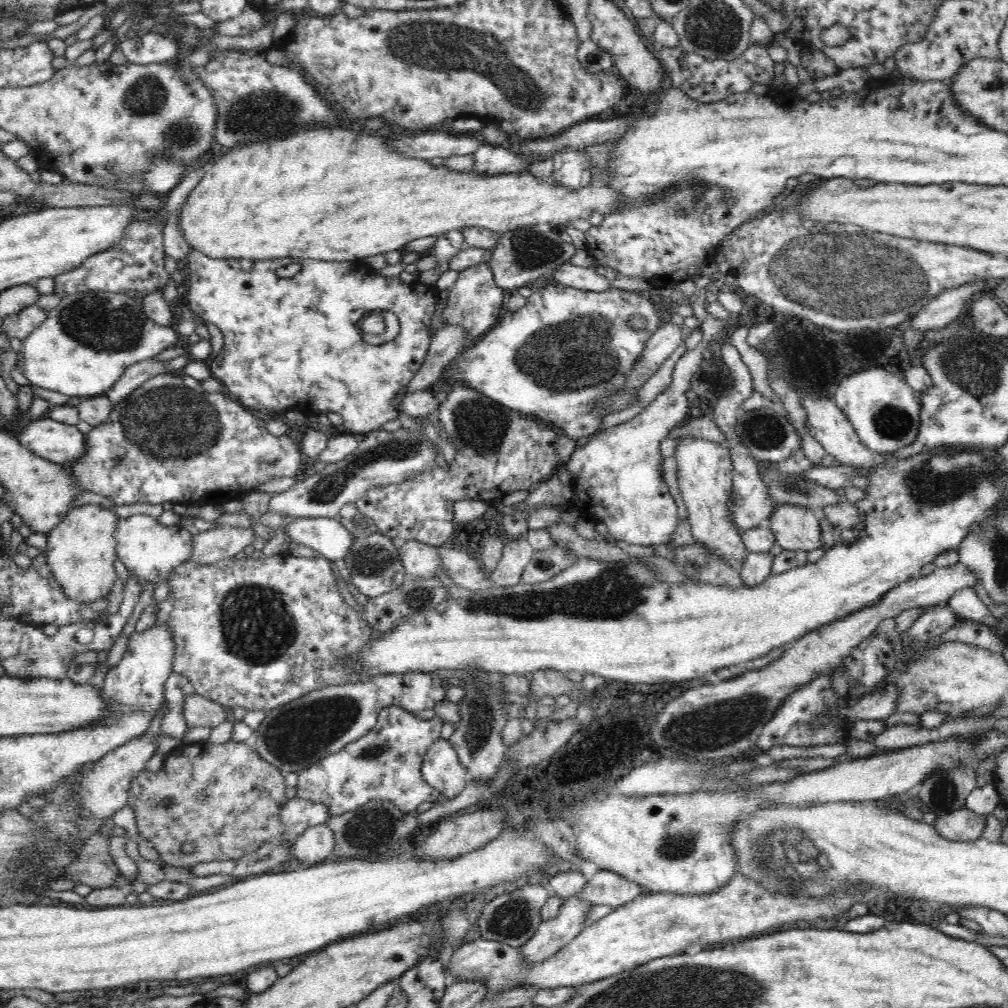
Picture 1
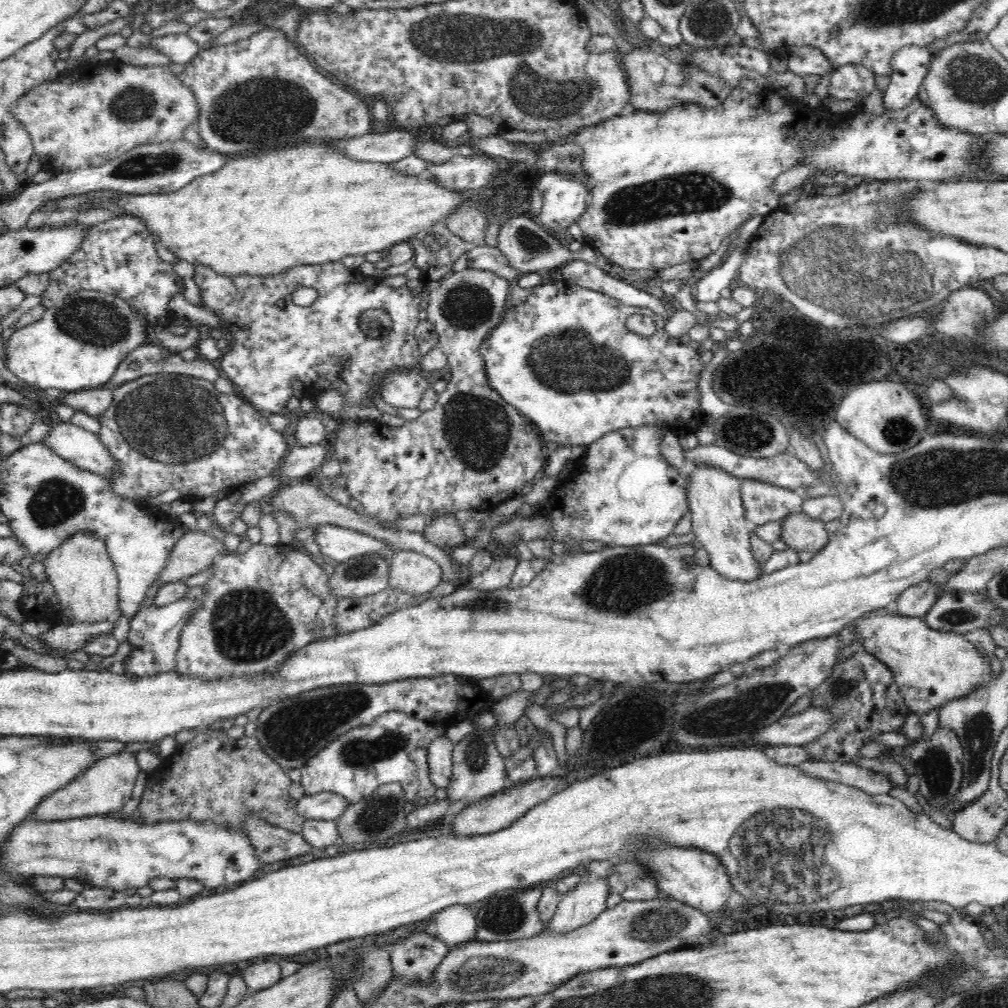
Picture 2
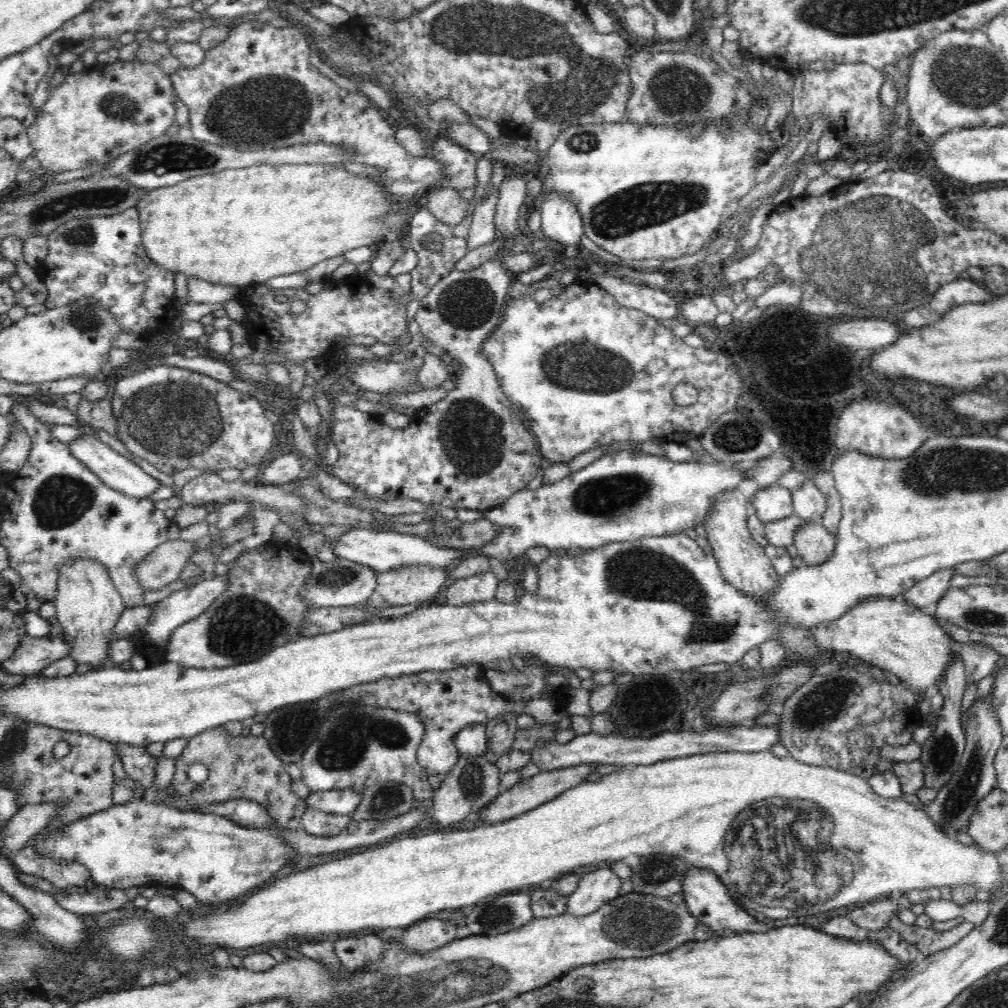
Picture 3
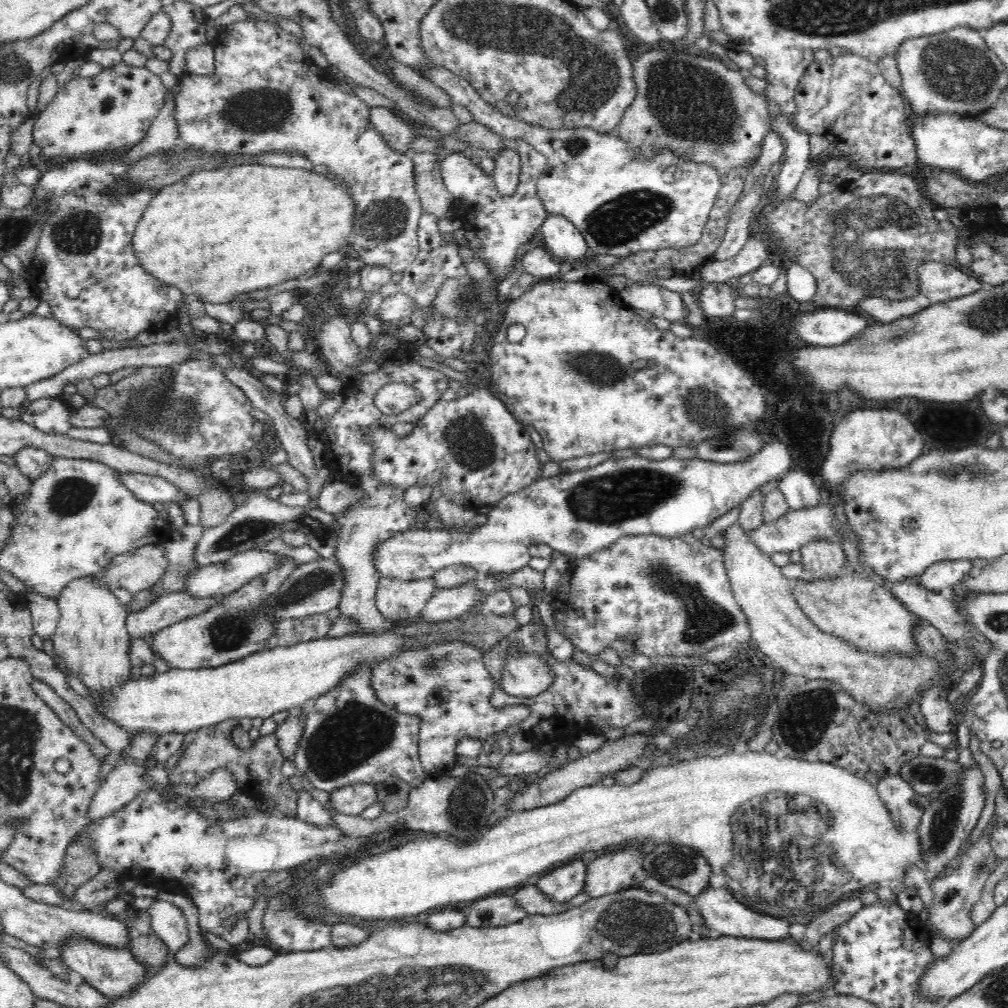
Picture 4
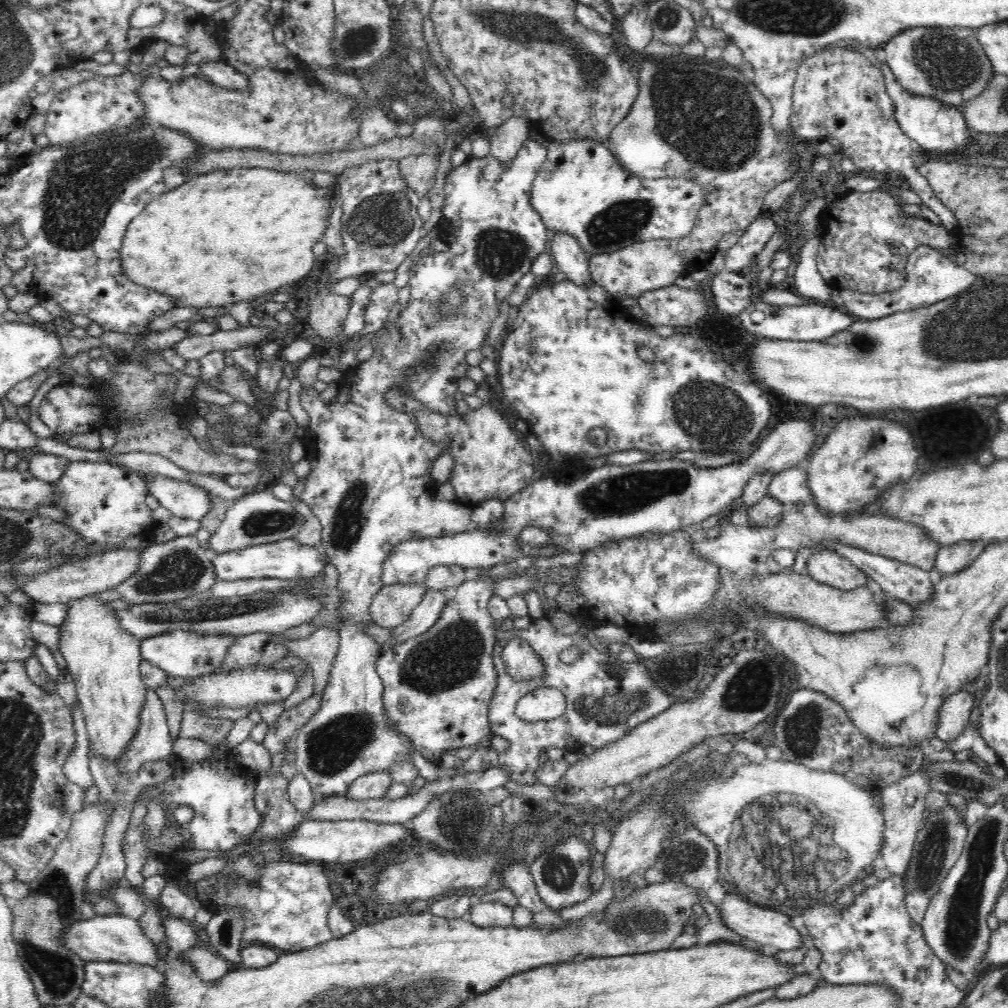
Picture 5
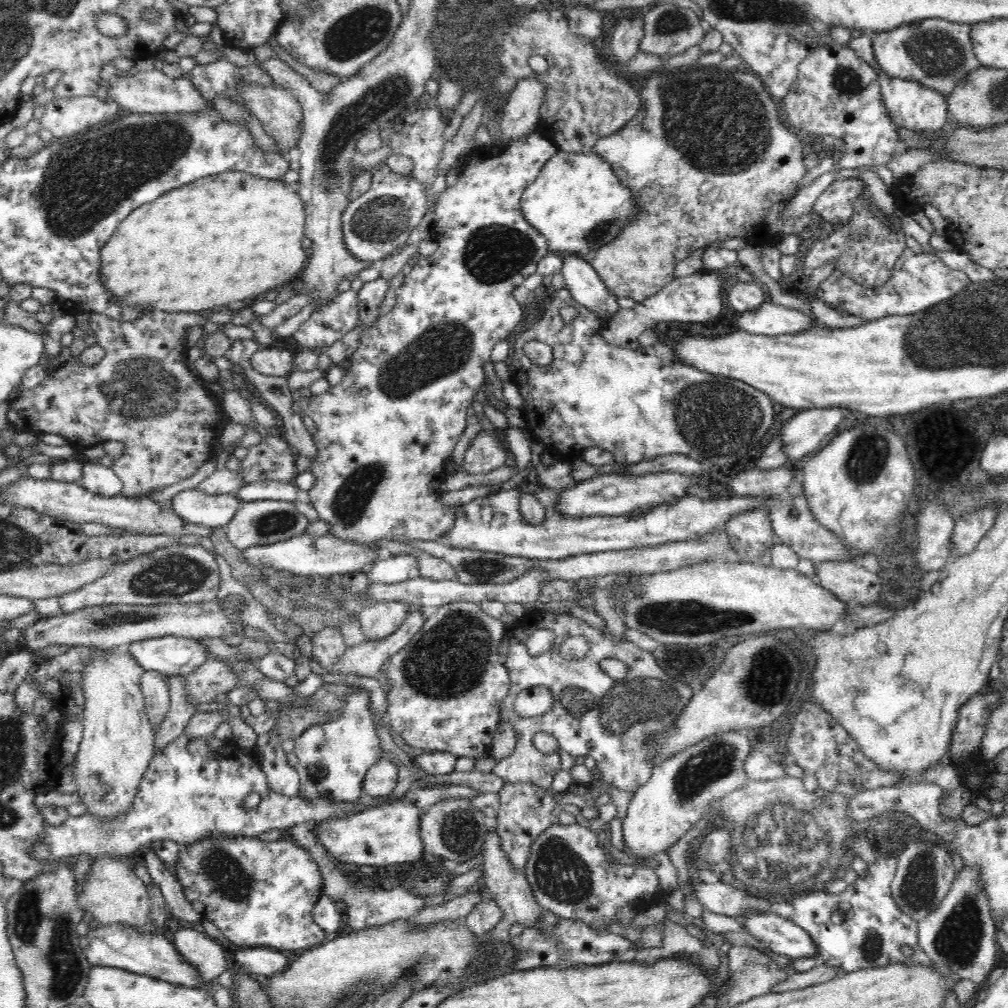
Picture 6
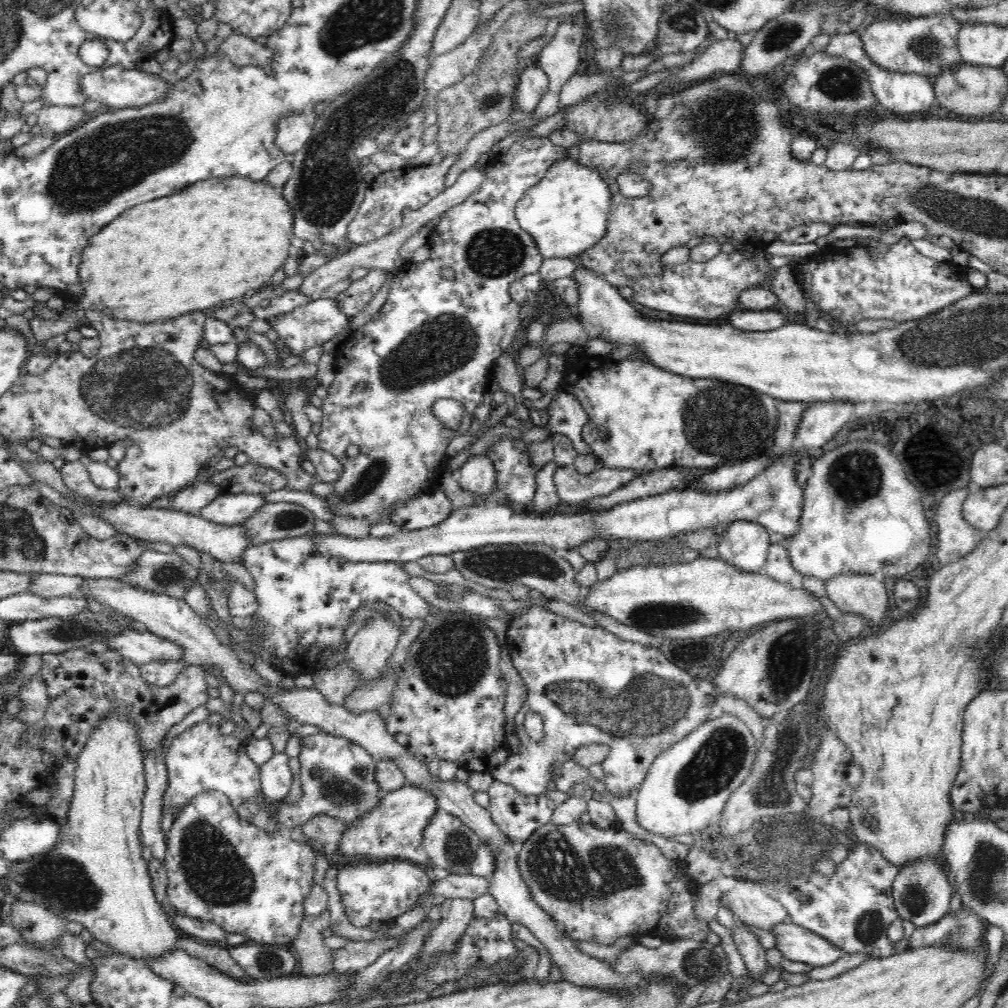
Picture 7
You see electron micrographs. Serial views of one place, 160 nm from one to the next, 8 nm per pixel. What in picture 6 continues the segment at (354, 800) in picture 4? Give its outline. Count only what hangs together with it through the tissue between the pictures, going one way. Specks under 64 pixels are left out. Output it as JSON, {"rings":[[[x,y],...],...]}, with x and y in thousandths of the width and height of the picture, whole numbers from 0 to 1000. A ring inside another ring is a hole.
{"rings":[[[378,752],[370,758],[359,775],[361,788],[372,791],[385,791],[395,776],[395,759]]]}

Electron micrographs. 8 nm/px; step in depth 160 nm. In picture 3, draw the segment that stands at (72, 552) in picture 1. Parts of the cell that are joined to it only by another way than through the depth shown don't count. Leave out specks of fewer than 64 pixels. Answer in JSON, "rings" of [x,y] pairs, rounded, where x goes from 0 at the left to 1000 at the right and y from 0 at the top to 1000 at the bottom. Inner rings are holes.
{"rings":[[[73,556],[60,563],[58,584],[54,596],[62,631],[71,640],[69,652],[75,657],[90,659],[92,665],[107,653],[110,629],[125,604],[121,591],[112,579],[107,565],[95,556]]]}

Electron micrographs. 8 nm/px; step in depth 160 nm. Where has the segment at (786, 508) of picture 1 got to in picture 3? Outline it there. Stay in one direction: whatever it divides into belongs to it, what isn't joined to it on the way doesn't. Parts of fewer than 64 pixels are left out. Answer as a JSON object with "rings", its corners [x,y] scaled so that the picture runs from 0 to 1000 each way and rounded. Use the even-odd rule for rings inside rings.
{"rings":[[[814,516],[802,517],[793,522],[787,540],[797,559],[803,562],[812,562],[823,556],[829,544],[828,532],[817,523]]]}

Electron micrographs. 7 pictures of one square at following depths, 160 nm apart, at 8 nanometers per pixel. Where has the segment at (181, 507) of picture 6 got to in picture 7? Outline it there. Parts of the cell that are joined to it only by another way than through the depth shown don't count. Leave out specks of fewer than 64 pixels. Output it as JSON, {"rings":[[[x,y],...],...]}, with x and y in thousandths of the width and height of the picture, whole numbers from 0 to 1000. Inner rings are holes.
{"rings":[[[218,490],[197,511],[208,518],[224,522],[239,521],[249,510],[265,500],[261,490]]]}

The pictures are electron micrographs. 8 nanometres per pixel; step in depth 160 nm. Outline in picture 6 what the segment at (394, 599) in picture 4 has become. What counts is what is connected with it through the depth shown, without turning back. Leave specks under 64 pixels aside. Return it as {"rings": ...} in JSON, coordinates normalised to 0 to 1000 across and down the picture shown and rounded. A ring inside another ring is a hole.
{"rings":[[[380,596],[355,605],[363,635],[379,635],[399,620],[406,609],[405,598]]]}

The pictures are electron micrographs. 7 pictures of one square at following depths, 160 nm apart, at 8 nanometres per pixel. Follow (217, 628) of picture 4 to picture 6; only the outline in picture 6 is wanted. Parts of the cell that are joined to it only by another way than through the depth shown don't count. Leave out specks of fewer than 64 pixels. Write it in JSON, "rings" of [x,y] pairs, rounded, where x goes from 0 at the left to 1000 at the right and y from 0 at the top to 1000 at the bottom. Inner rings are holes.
{"rings":[[[178,631],[137,635],[127,645],[143,666],[154,666],[165,672],[185,674],[206,654],[202,638]]]}

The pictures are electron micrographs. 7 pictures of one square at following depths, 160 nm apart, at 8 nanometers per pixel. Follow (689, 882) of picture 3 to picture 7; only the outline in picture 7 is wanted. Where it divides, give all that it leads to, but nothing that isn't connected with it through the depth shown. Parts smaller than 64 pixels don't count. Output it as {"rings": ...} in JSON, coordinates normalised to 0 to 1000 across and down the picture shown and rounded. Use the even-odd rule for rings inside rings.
{"rings":[[[778,913],[765,923],[769,929],[769,940],[778,949],[806,957],[806,960],[828,955],[836,946],[827,937],[808,927],[801,921]]]}

